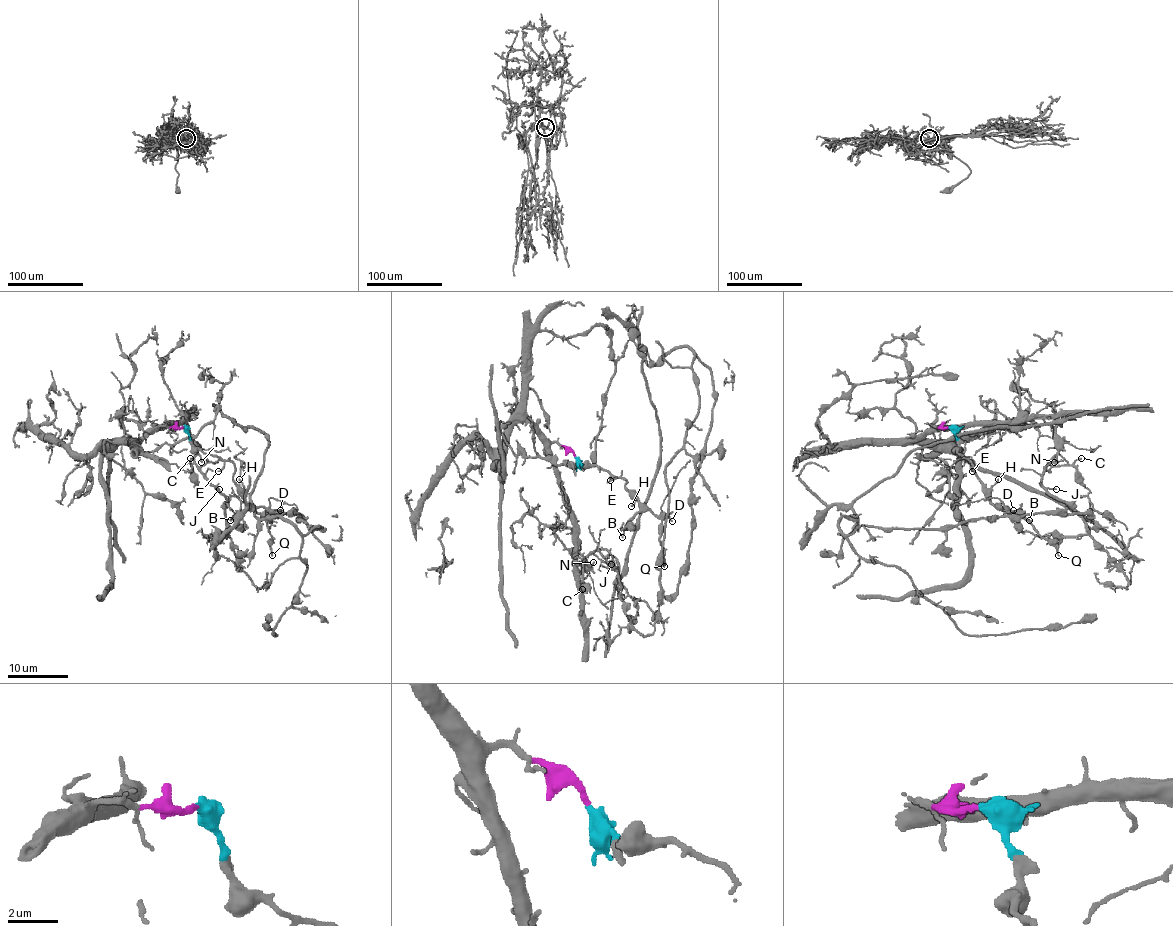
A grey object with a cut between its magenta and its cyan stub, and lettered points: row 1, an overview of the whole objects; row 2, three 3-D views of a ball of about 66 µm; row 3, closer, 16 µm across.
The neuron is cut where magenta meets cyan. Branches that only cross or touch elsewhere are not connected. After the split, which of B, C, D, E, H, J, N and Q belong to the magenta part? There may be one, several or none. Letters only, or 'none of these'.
C, J, N

